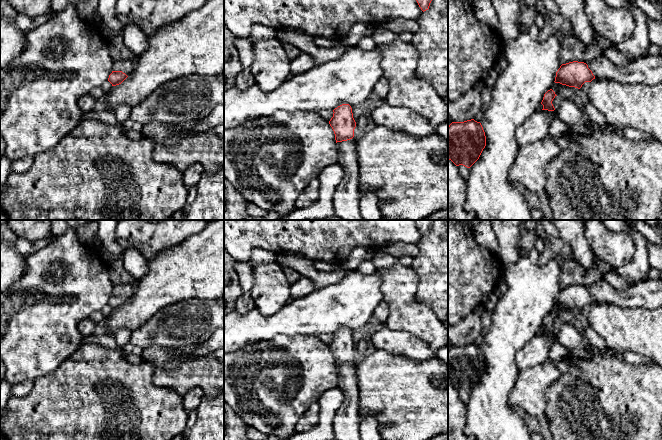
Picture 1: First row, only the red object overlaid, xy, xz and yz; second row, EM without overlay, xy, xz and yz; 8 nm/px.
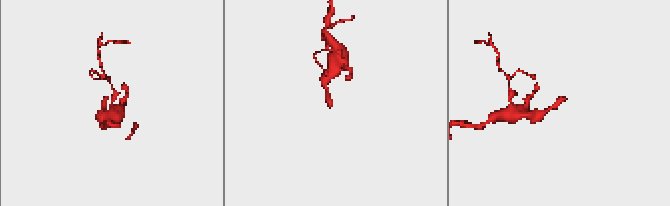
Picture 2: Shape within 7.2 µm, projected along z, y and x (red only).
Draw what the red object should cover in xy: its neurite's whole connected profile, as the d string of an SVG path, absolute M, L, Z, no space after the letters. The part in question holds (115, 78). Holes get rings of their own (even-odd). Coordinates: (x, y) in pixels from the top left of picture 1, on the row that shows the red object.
M117 60L114 61L113 71L109 75L108 81L112 86L121 84L135 68L135 60Z

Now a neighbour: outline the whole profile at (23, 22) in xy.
M18 14L14 22L18 29L25 31L32 28L34 23L34 18Z

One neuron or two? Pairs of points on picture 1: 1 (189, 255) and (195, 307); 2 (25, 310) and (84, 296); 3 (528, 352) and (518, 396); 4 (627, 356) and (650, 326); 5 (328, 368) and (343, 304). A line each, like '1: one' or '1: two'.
1: two
2: one
3: two
4: two
5: two

